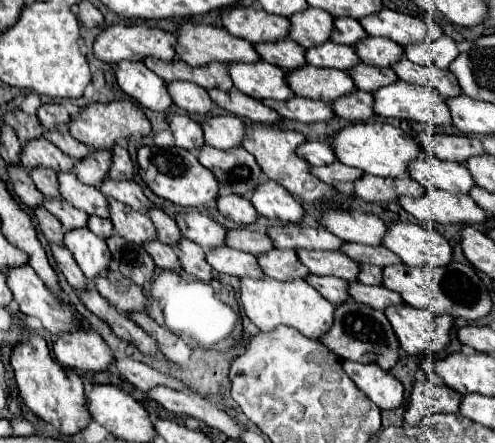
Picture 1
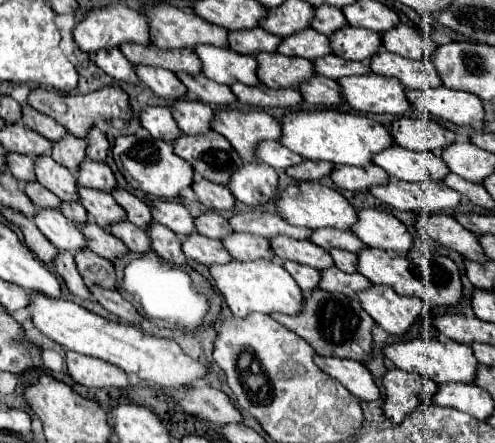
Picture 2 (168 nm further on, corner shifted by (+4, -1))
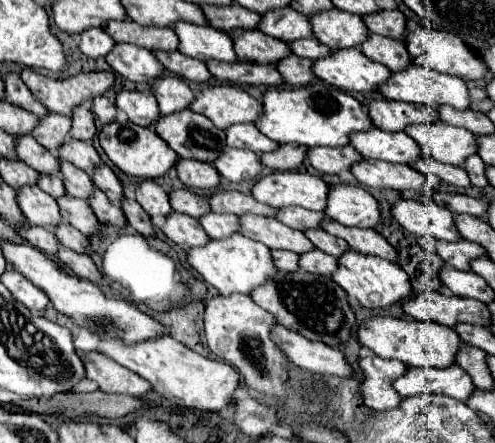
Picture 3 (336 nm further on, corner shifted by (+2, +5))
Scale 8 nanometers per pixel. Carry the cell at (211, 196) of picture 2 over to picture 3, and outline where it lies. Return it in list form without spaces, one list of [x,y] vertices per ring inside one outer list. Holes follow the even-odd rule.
[[[180,158],[176,164],[176,172],[178,172],[178,178],[184,182],[184,186],[188,188],[214,190],[220,184],[218,170],[212,164],[204,164],[198,160]]]

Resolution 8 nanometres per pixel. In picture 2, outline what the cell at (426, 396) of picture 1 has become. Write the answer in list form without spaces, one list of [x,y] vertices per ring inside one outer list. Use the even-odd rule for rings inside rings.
[[[398,368],[386,372],[384,386],[386,398],[382,410],[392,424],[400,424],[412,410],[416,410],[426,400],[426,394],[438,392],[438,384],[432,380]]]

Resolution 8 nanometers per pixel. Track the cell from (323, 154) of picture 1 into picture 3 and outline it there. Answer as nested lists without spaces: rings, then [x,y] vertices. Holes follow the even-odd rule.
[[[232,124],[230,128],[226,128],[226,142],[228,142],[228,146],[248,148],[256,154],[272,152],[274,148],[278,148],[278,144],[274,144],[274,140],[270,140],[262,132],[258,132],[258,128],[254,124]]]

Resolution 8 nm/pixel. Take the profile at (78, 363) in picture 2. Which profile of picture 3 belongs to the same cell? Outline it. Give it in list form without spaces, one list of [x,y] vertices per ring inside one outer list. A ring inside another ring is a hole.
[[[80,352],[86,364],[86,376],[94,380],[102,392],[108,394],[128,394],[128,396],[146,396],[152,390],[152,384],[138,376],[136,372],[120,366],[112,358],[100,352]]]

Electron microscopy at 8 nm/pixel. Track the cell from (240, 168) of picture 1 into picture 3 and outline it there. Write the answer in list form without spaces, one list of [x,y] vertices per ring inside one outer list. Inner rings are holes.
[[[190,108],[160,116],[154,122],[154,130],[180,158],[214,164],[218,152],[226,148],[226,134],[214,128],[206,116],[190,112]]]

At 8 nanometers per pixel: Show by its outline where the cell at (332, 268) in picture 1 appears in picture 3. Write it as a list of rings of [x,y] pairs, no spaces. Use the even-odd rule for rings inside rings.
[[[242,214],[242,216],[238,216],[238,220],[240,220],[240,234],[242,236],[258,240],[258,242],[266,244],[268,248],[292,250],[296,254],[308,252],[314,248],[300,230],[284,226],[282,222],[278,222],[274,218],[256,216],[256,214]]]

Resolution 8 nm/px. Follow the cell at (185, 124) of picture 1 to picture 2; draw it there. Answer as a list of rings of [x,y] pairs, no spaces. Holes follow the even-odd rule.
[[[146,108],[140,112],[142,126],[158,140],[164,140],[168,144],[174,144],[176,138],[182,134],[176,120],[172,118],[172,112],[168,108]]]

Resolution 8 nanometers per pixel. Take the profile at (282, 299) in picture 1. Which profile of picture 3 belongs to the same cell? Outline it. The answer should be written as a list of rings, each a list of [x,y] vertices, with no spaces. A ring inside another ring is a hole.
[[[238,232],[222,240],[208,240],[208,244],[204,246],[188,248],[186,256],[188,256],[188,264],[202,276],[202,280],[214,286],[224,296],[230,292],[248,294],[250,288],[262,284],[262,280],[266,276],[272,276],[276,270],[274,262],[270,260],[270,250],[264,244],[250,240]]]

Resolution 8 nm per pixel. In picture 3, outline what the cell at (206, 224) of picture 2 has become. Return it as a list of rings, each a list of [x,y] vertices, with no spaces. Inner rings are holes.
[[[168,190],[168,198],[170,198],[170,206],[176,212],[188,214],[192,218],[198,218],[206,212],[210,212],[210,204],[200,198],[198,194],[194,194],[192,190]]]

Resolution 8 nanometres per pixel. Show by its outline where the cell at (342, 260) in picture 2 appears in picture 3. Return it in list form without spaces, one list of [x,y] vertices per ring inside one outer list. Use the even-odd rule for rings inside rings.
[[[304,230],[304,234],[318,250],[322,250],[334,258],[338,258],[348,248],[348,244],[342,238],[334,238],[324,230]]]

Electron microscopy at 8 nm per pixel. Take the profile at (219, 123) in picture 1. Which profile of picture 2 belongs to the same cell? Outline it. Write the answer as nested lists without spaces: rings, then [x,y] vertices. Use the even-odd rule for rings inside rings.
[[[176,100],[170,110],[184,134],[200,136],[212,130],[214,110],[208,104],[202,104],[198,100]]]

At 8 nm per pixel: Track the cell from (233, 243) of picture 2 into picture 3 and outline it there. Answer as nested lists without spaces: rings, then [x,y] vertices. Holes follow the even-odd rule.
[[[208,212],[200,216],[200,226],[210,238],[222,238],[238,232],[238,216],[234,214],[218,214],[218,212]]]

